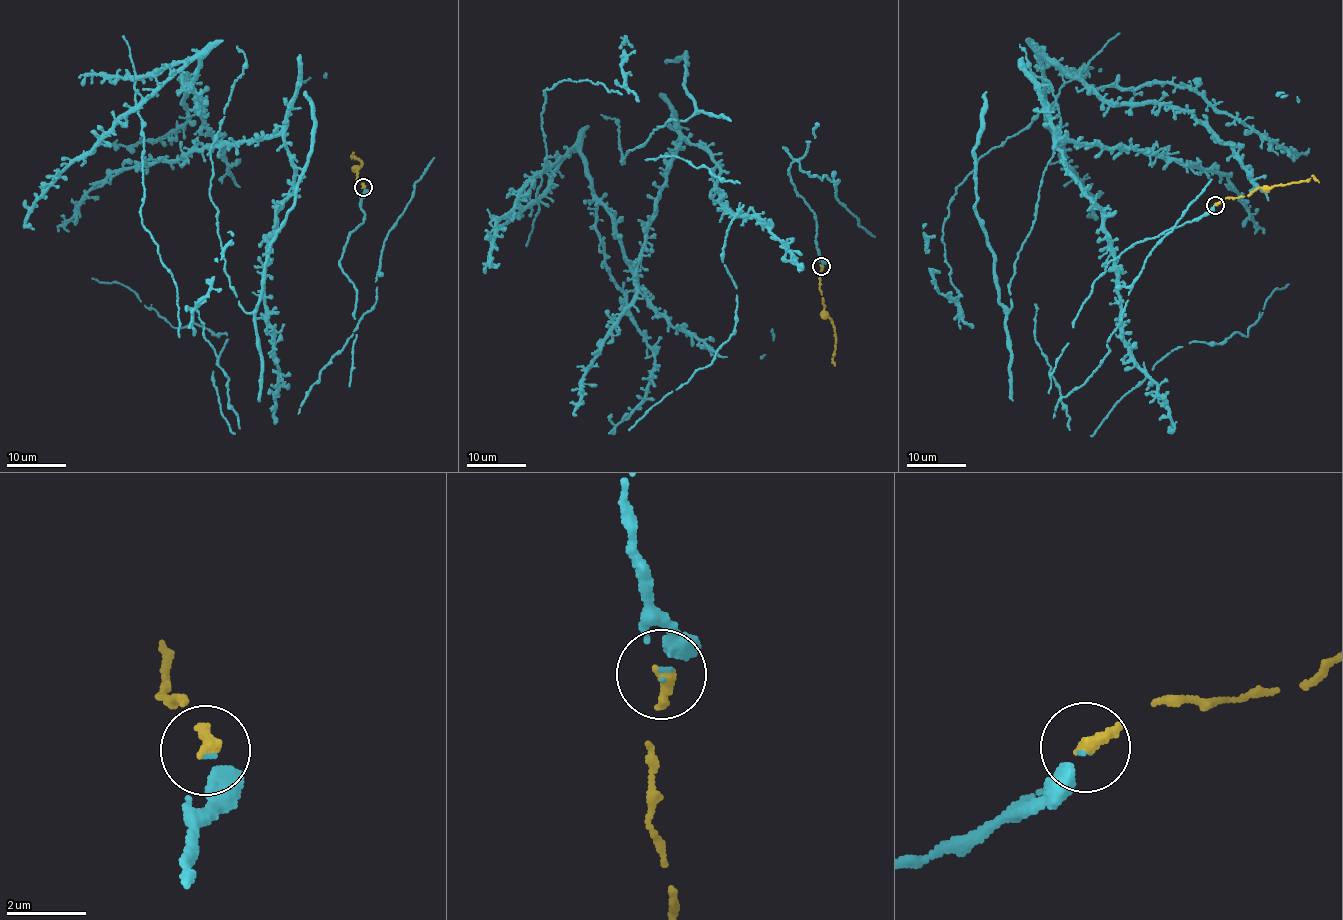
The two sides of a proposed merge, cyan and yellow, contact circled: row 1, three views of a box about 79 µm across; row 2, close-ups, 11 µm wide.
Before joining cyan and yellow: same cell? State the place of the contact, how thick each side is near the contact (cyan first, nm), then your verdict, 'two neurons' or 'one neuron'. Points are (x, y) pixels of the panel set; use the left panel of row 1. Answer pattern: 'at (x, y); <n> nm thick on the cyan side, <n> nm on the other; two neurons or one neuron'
at (363, 187); 240 nm thick on the cyan side, 320 nm on the other; one neuron

